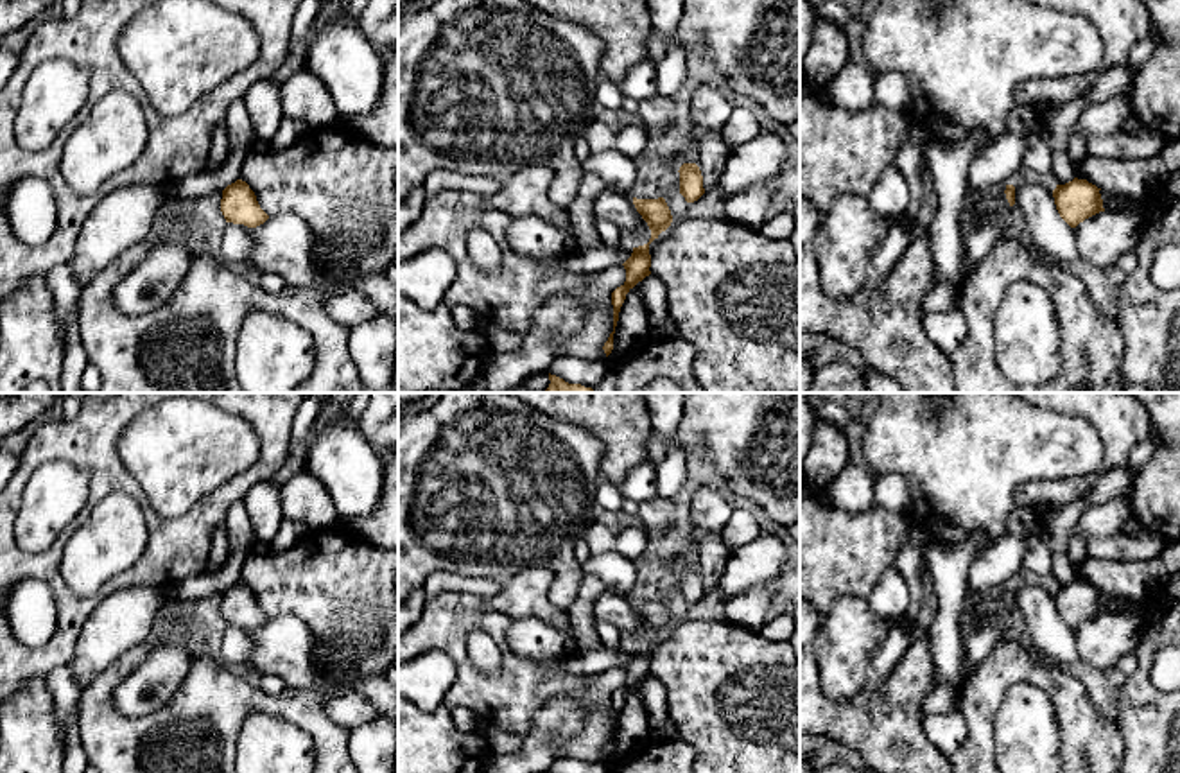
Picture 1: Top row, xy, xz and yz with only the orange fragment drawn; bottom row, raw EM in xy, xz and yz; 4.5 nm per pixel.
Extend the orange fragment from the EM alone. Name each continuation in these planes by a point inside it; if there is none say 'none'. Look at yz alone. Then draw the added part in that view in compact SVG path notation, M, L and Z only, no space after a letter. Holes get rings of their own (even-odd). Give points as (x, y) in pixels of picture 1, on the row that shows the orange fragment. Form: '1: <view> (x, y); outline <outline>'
1: yz (999, 203); outline M1002 194L995 199L979 201L977 208L983 210L985 213L995 213L995 212L1010 208L1010 203L1006 199L1006 194Z

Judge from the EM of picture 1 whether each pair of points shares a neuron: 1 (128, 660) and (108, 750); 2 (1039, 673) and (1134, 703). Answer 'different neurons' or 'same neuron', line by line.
1: same neuron
2: different neurons

